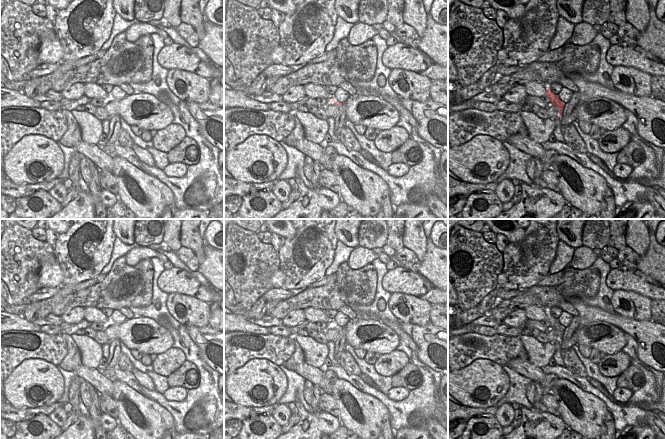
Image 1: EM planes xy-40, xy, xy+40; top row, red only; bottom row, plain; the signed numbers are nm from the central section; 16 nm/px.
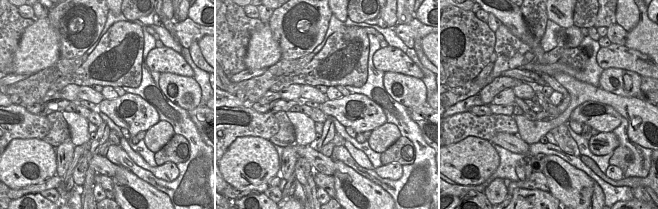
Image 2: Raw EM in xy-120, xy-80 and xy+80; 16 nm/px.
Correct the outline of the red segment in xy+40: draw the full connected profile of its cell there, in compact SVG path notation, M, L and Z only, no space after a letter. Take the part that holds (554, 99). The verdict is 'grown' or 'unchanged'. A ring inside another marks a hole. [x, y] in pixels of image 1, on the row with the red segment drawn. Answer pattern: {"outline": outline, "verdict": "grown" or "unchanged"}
{"outline": "M548 86L548 89L546 90L546 96L550 99L551 105L559 108L559 117L561 117L565 103L563 103L559 99L558 95L555 95L553 92L550 91L550 86Z", "verdict": "unchanged"}

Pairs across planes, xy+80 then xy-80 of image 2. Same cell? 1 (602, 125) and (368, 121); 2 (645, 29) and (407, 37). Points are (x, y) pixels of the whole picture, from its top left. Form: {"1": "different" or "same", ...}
{"1": "same", "2": "different"}

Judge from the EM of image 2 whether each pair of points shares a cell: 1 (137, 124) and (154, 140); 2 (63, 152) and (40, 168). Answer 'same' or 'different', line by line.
1: different
2: different

